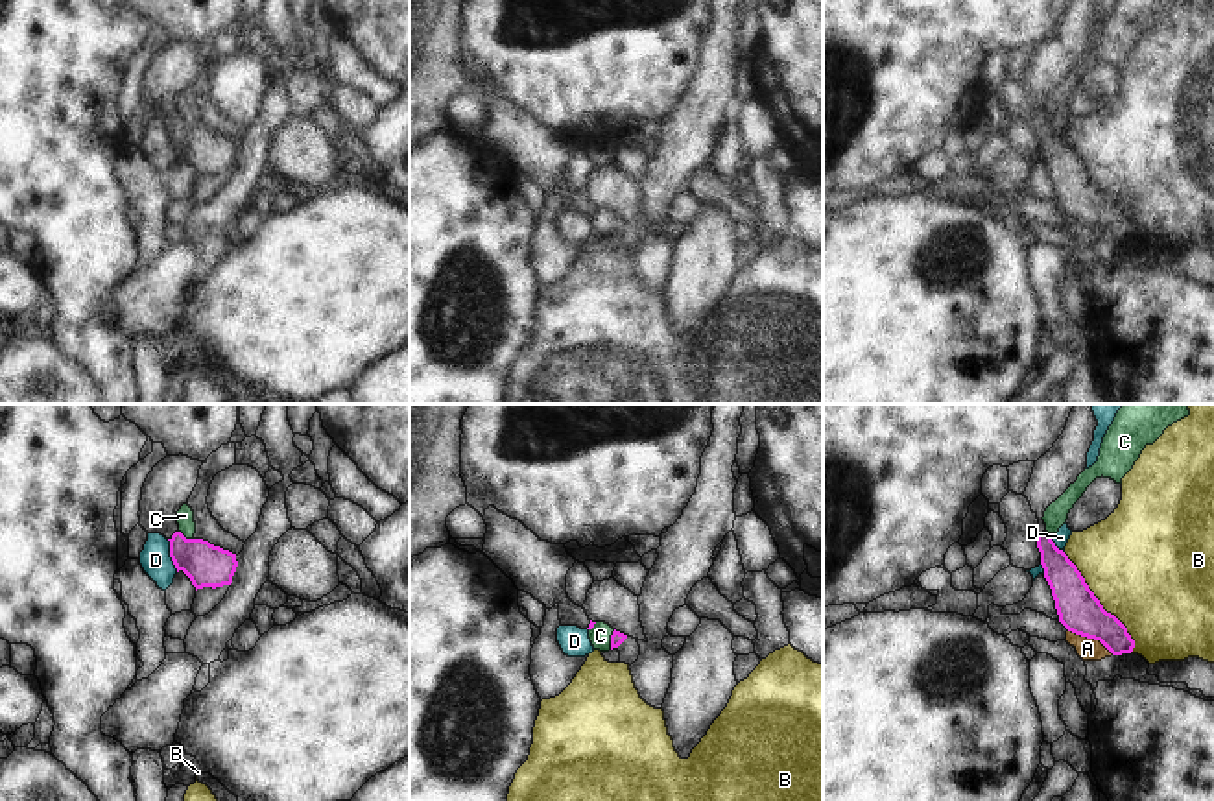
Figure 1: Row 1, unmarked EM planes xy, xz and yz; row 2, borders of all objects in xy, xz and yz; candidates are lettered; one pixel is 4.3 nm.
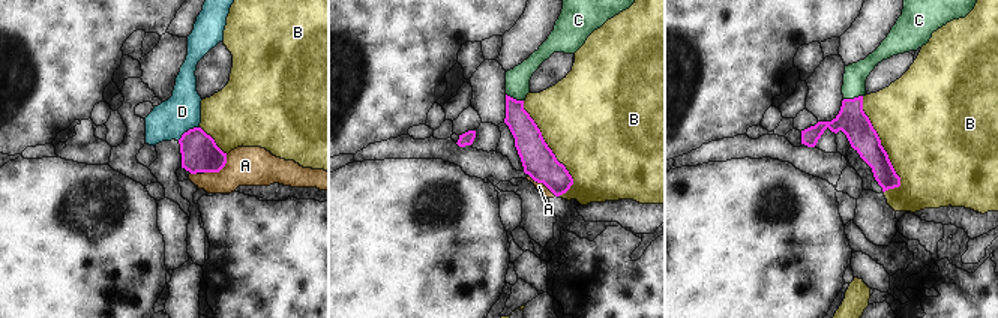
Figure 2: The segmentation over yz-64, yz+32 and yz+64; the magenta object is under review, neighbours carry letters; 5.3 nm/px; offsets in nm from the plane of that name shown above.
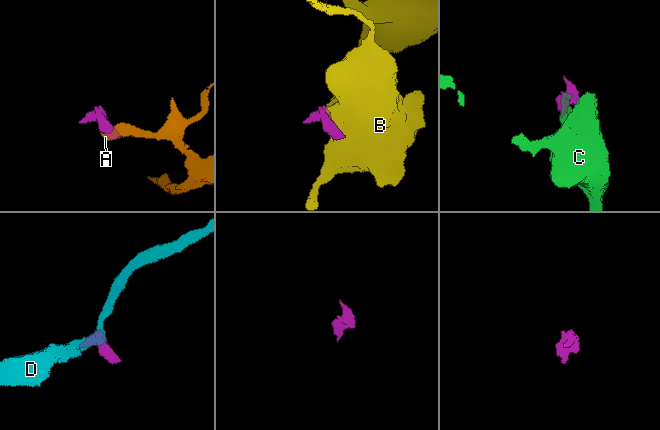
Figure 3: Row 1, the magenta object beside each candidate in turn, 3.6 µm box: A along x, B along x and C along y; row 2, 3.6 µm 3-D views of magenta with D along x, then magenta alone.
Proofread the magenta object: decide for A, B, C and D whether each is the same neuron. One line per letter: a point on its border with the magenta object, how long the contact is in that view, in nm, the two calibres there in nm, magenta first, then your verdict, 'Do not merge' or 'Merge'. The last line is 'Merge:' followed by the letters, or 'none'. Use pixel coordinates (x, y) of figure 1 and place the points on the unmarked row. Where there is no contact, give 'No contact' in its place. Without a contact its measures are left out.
A: Touches magenta at yz (1091, 224). Shared border 220 nm. Thickness 190 nm (magenta) against 100 nm. Do not merge
B: Touches magenta at yz (1100, 191). Shared border 550 nm. Thickness 190 nm (magenta) against 500 nm. Do not merge
C: Touches magenta at xz (611, 226). Shared border 90 nm. Thickness 60 nm (magenta) against 100 nm. Merge
D: Touches magenta at xy (170, 143). Shared border 150 nm. Thickness 190 nm (magenta) against 130 nm. Do not merge
Merge: C.

